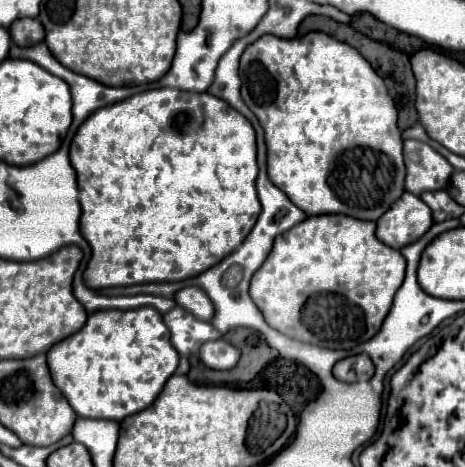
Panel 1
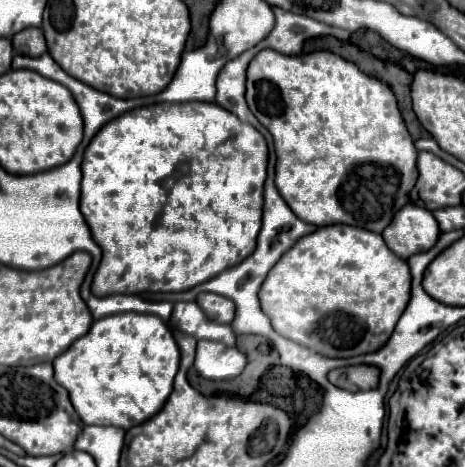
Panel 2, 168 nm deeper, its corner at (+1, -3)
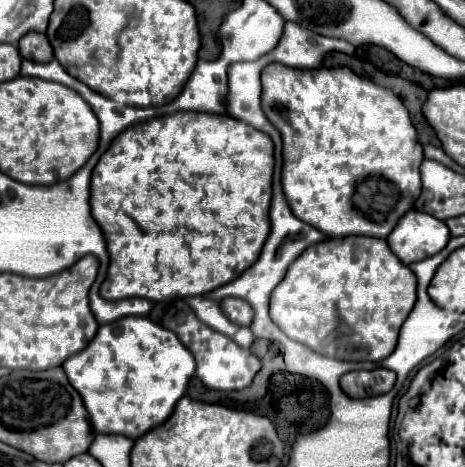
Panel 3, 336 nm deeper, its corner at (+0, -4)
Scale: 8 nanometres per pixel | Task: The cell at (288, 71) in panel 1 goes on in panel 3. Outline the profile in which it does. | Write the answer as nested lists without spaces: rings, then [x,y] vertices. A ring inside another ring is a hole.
[[[269,64],[263,68],[261,72],[261,106],[263,112],[267,116],[267,120],[281,132],[283,138],[283,170],[281,170],[281,186],[283,186],[283,194],[293,210],[295,216],[299,216],[299,220],[319,228],[325,236],[329,238],[337,238],[337,236],[377,236],[377,238],[385,238],[391,234],[391,230],[397,226],[399,218],[413,208],[413,202],[417,200],[417,196],[421,194],[421,176],[419,176],[419,164],[423,160],[423,148],[417,140],[417,132],[411,124],[409,112],[405,108],[405,104],[401,102],[401,98],[383,86],[373,84],[367,78],[357,76],[355,72],[351,72],[347,66],[337,66],[337,68],[289,68],[285,64]]]

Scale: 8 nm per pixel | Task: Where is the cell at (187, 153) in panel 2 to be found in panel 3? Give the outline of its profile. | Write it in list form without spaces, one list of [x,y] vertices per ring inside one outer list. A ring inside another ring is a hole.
[[[173,112],[171,116],[151,118],[131,128],[123,130],[107,148],[107,152],[99,158],[93,174],[91,174],[91,216],[99,224],[107,250],[111,256],[107,278],[103,280],[99,294],[105,300],[123,300],[123,298],[147,298],[151,302],[167,300],[167,298],[185,298],[199,296],[219,288],[219,284],[233,280],[245,268],[249,268],[257,258],[269,234],[269,204],[271,204],[271,178],[273,178],[273,142],[267,134],[251,128],[249,124],[235,120],[227,114],[209,114],[209,112]]]

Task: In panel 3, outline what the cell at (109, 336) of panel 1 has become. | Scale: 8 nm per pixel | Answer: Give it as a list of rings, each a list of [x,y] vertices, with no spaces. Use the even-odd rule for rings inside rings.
[[[125,316],[109,324],[101,324],[95,338],[75,356],[69,356],[63,362],[63,370],[71,382],[71,386],[79,392],[91,424],[97,432],[103,434],[123,434],[127,438],[139,438],[147,430],[163,424],[177,404],[177,400],[185,394],[187,382],[195,372],[195,360],[187,348],[179,342],[179,338],[155,324],[147,316]]]

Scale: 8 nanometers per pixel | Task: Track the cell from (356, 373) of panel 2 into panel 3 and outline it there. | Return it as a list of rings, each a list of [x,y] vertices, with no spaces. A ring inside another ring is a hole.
[[[385,368],[375,370],[357,370],[341,376],[341,388],[351,398],[365,398],[389,392],[395,384],[395,372]]]

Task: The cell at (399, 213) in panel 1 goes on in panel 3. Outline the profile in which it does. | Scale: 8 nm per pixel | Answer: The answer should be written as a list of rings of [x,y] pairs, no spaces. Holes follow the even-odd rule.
[[[409,210],[387,236],[387,242],[403,264],[411,264],[443,250],[449,238],[449,228],[443,220]]]

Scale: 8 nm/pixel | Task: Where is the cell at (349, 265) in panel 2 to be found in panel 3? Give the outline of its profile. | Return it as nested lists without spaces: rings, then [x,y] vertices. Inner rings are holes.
[[[373,236],[327,238],[303,252],[287,270],[283,282],[271,292],[269,316],[295,342],[337,360],[371,360],[387,358],[399,336],[399,328],[415,304],[417,278],[387,246],[387,240]]]

